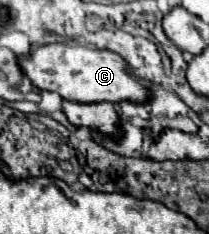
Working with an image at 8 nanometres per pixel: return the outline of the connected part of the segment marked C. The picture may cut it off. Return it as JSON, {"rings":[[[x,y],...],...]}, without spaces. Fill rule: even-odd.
{"rings":[[[63,43],[33,47],[25,57],[19,57],[19,67],[31,79],[33,87],[41,91],[55,91],[63,99],[75,103],[97,103],[97,101],[145,101],[149,89],[139,85],[125,61],[111,51],[93,51],[91,47],[65,47]]]}

